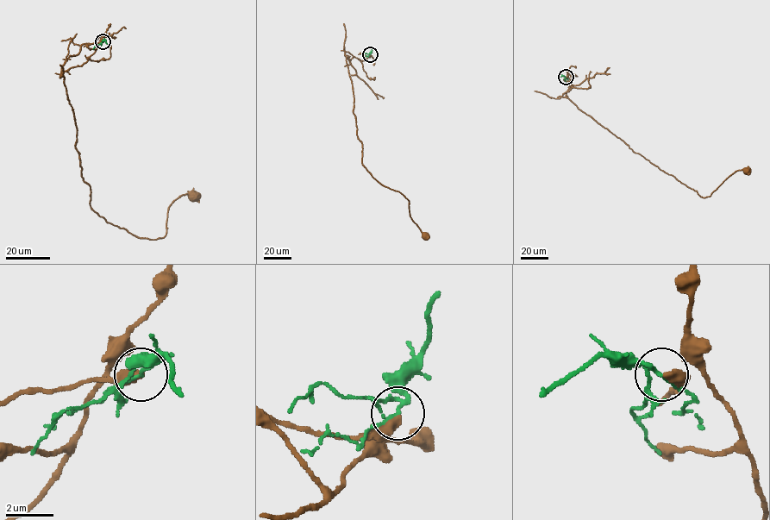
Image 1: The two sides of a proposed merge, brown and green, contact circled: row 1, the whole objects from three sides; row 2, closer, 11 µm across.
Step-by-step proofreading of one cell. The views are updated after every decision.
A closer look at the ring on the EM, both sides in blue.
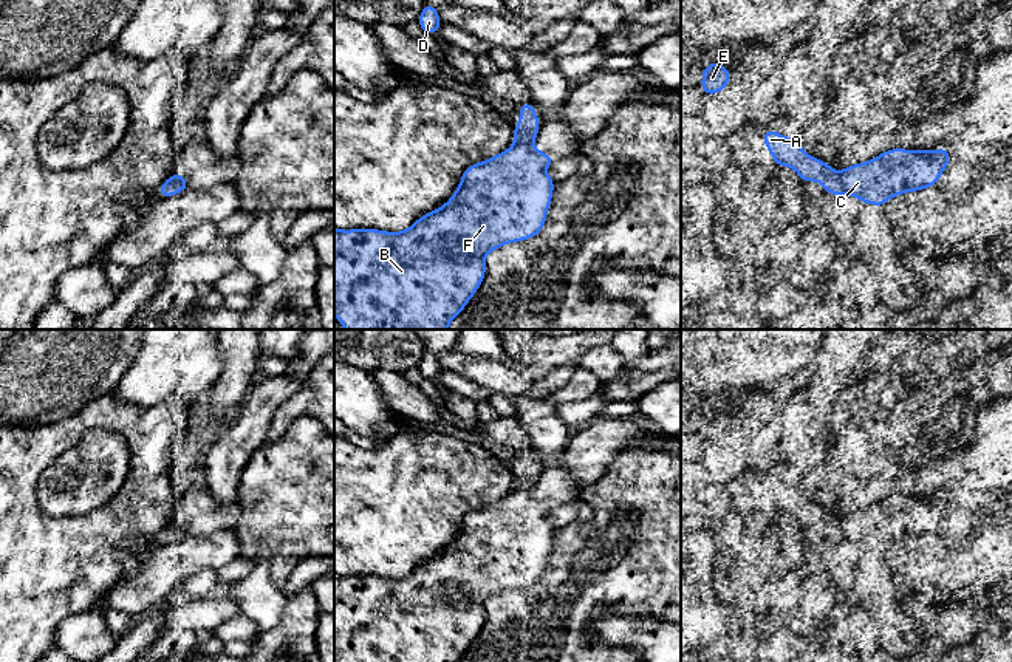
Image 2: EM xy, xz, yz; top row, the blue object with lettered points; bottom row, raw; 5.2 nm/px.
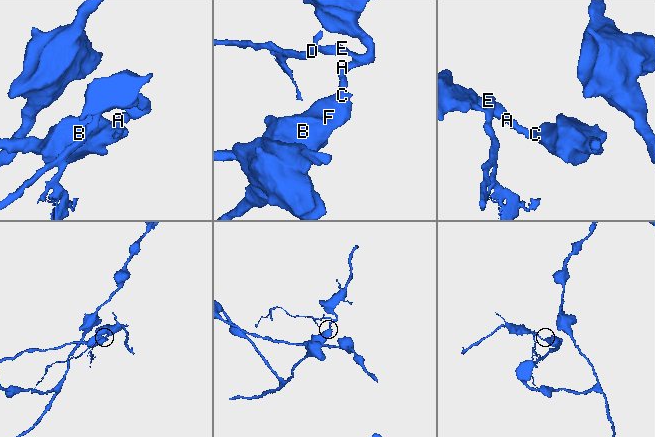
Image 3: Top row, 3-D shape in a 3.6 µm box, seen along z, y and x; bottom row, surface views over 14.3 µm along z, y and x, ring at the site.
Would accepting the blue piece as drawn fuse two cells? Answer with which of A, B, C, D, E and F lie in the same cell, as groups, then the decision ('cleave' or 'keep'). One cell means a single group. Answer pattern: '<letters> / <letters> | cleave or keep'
A D E / B C F | cleave

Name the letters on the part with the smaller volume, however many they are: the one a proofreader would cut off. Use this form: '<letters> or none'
A, D, E

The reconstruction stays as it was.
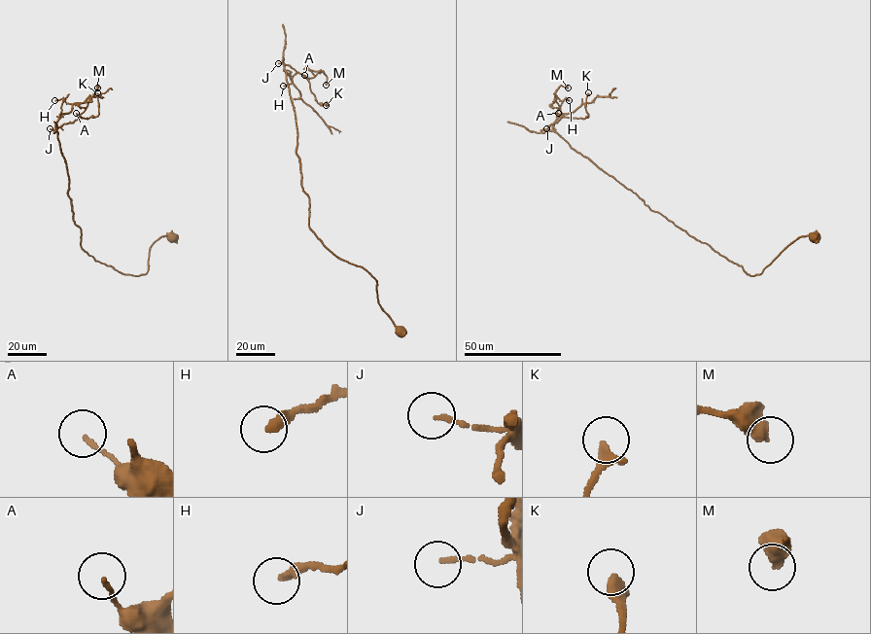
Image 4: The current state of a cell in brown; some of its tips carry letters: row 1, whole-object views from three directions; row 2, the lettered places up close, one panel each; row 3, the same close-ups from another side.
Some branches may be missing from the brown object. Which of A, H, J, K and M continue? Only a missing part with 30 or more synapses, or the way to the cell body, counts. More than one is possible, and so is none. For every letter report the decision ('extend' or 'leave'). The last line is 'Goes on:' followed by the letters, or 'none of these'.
A: leave
H: leave
J: leave
K: leave
M: leave
Goes on: none of these

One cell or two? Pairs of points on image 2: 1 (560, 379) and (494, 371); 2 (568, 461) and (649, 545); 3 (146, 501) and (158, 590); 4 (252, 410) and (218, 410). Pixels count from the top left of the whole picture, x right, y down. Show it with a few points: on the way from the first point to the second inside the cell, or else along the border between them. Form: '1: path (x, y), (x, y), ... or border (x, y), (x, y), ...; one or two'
1: border (577, 361), (556, 367), (533, 384); two
2: border (616, 458), (596, 480), (581, 487); two
3: border (153, 546), (141, 556), (140, 568), (129, 577); two
4: border (257, 376), (242, 402); two

